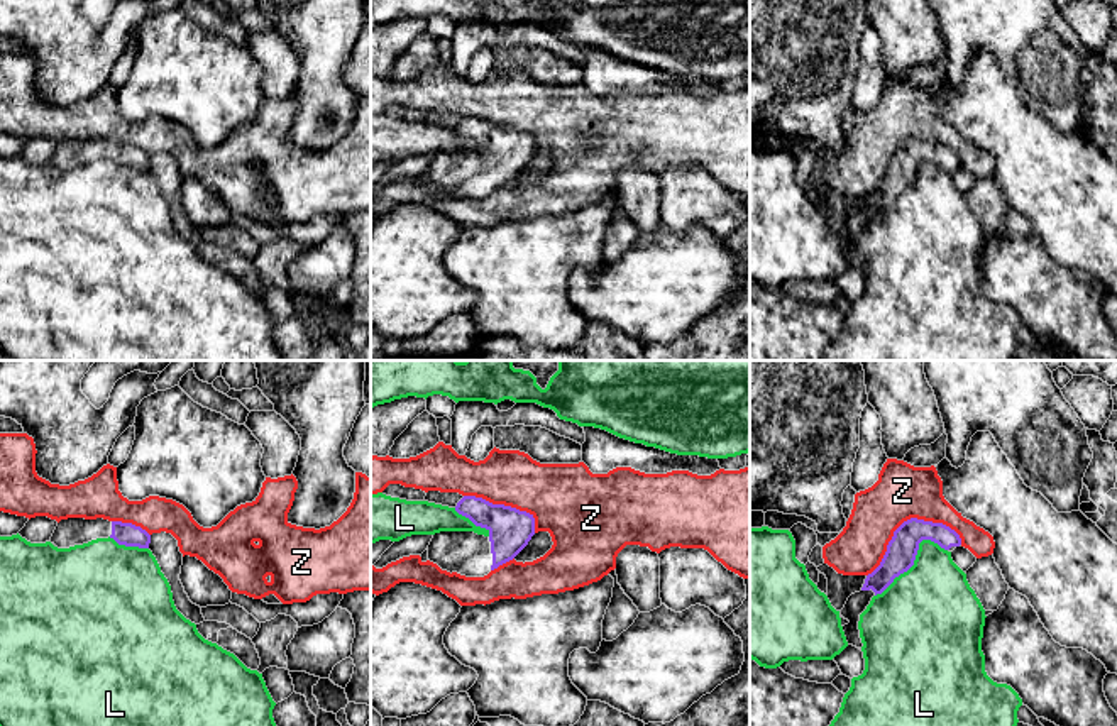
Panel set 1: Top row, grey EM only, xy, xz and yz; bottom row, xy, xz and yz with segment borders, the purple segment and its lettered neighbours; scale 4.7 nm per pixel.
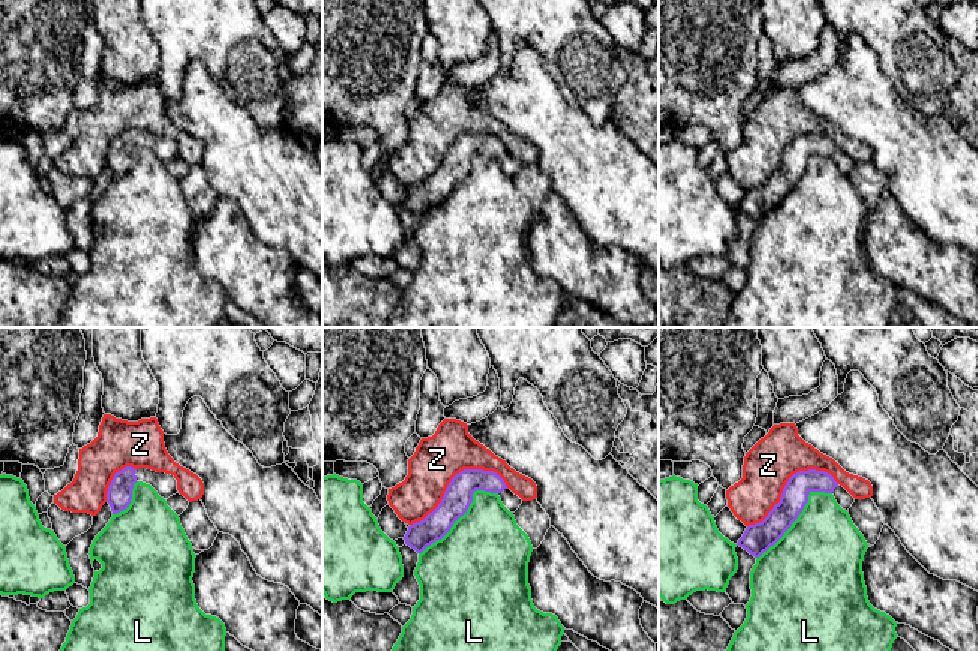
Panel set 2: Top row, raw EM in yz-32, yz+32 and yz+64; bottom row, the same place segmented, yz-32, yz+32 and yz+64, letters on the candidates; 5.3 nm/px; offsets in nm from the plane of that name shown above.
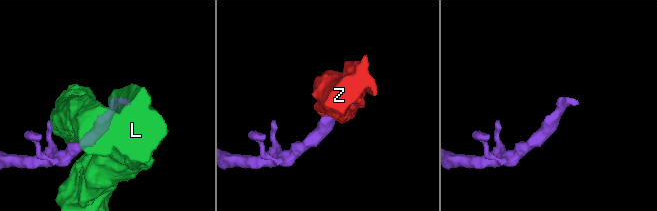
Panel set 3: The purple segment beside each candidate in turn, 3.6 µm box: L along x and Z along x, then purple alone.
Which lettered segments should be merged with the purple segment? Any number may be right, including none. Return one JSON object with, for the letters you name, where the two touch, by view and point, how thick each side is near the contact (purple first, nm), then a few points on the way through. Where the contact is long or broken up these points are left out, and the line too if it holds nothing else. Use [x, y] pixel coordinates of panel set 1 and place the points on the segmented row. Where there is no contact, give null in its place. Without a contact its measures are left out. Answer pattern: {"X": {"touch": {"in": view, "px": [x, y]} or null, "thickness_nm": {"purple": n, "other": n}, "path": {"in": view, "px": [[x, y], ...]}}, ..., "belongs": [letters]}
{"belongs": []}

